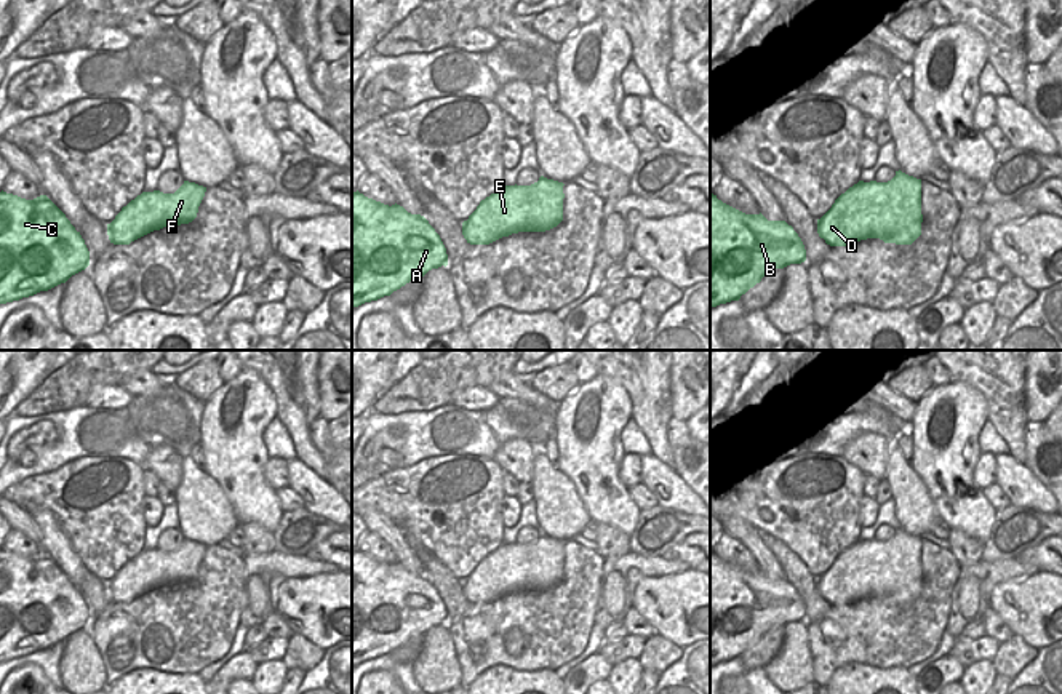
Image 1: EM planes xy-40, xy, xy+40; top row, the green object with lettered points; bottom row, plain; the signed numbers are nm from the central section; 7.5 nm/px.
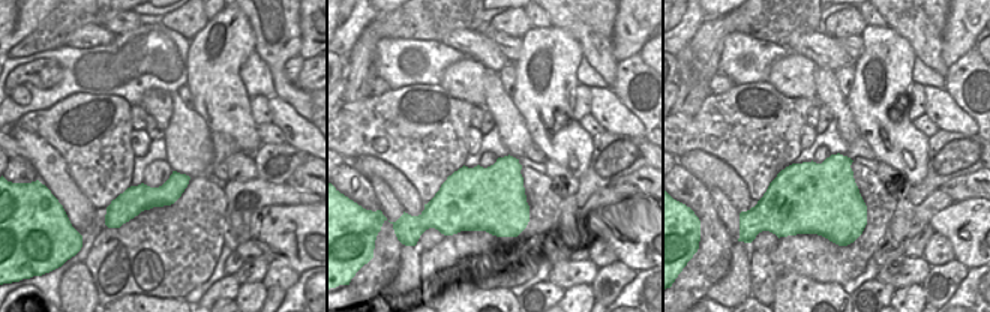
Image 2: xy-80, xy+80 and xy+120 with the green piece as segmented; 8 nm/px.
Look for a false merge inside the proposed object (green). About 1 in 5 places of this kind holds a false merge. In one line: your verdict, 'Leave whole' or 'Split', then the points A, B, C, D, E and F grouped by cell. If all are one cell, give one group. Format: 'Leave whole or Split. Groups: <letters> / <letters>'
Leave whole. Groups: A B C D E F

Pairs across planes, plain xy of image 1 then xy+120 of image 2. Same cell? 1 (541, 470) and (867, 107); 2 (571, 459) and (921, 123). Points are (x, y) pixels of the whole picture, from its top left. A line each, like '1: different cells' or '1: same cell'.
1: different cells
2: different cells

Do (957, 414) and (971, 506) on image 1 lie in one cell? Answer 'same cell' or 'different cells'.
same cell

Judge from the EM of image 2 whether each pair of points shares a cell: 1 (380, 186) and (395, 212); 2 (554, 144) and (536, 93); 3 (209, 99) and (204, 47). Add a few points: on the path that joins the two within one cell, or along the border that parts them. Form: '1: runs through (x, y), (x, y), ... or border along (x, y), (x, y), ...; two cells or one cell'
1: runs through (383, 192), (389, 206); one cell
2: runs through (545, 132), (537, 117), (537, 105); one cell
3: runs through (209, 86), (209, 60); one cell

